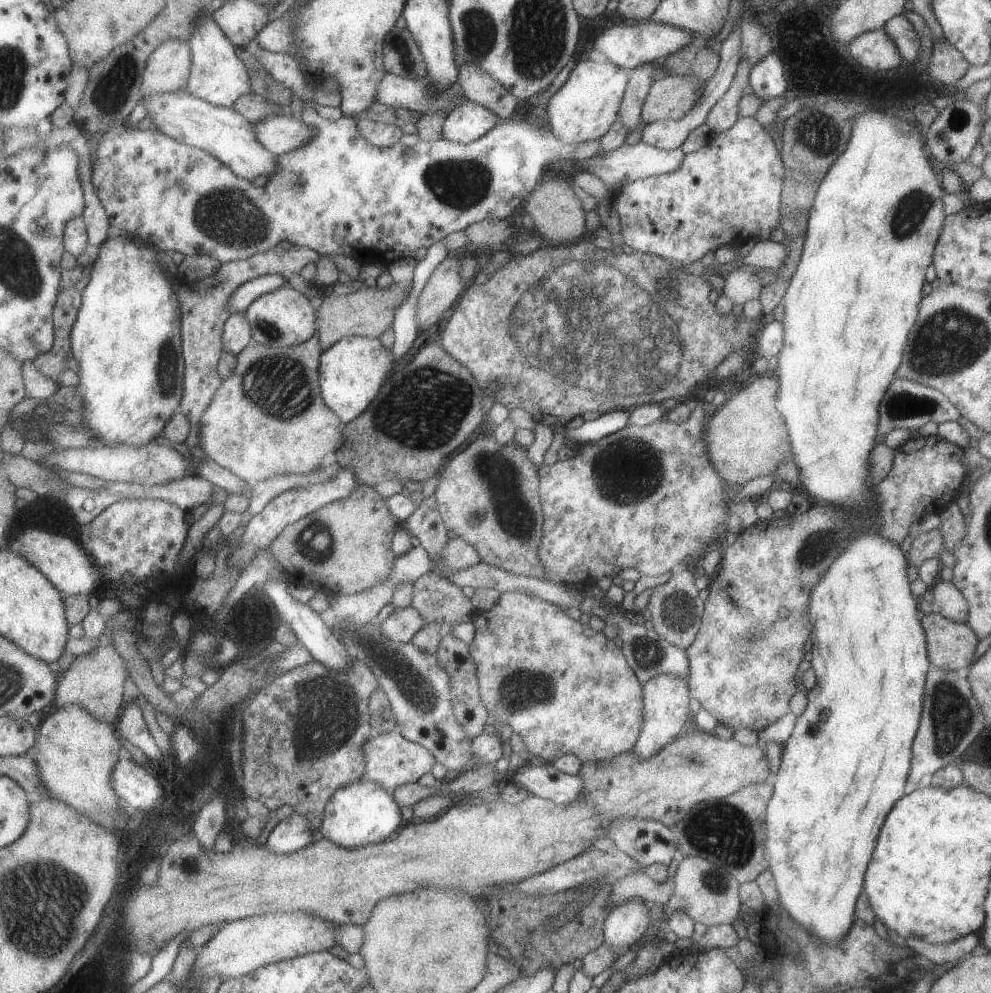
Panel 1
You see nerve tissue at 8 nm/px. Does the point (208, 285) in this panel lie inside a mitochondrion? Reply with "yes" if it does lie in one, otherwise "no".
no

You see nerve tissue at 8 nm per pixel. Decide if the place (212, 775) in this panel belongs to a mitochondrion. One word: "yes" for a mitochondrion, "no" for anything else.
no

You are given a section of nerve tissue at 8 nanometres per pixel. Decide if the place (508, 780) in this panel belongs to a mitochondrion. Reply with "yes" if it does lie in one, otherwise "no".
no

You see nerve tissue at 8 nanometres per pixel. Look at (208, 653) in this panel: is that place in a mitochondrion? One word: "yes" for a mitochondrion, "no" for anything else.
yes

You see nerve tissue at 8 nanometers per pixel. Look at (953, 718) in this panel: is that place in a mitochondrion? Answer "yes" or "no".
yes

